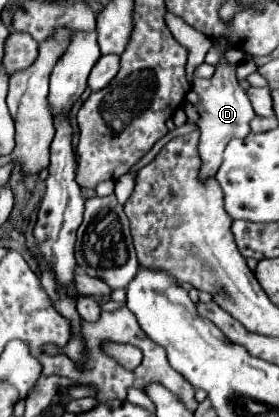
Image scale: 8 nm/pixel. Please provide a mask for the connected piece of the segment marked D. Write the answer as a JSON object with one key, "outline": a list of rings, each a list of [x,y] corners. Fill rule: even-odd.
{"outline":[[[225,57],[217,65],[217,71],[211,79],[195,79],[193,81],[193,91],[197,91],[197,95],[201,97],[201,103],[195,105],[201,113],[201,119],[197,121],[199,133],[201,133],[199,155],[203,159],[201,177],[211,177],[217,173],[217,169],[221,165],[221,155],[223,155],[227,141],[231,141],[231,137],[247,137],[247,133],[251,133],[249,121],[251,121],[251,117],[255,117],[255,111],[251,107],[249,97],[237,83],[235,65],[229,65],[225,61]]]}

